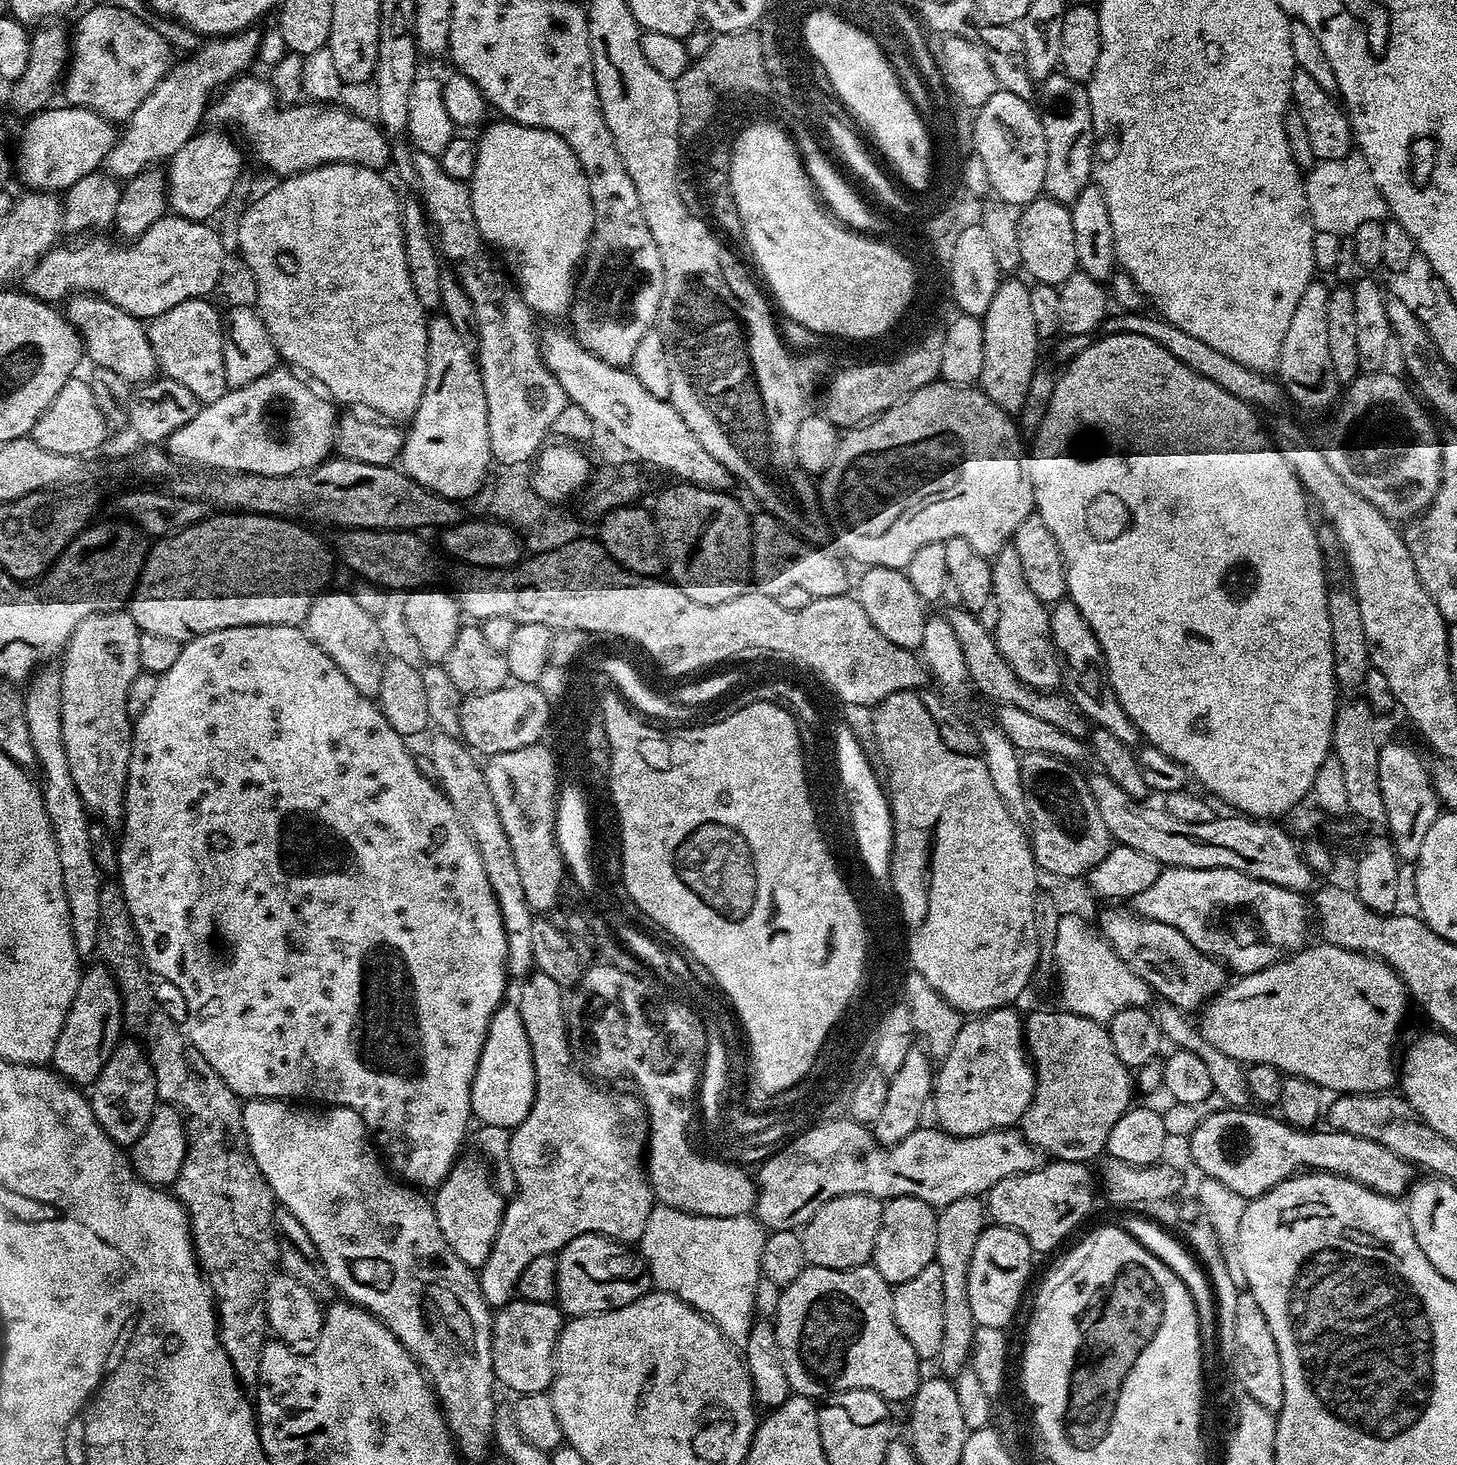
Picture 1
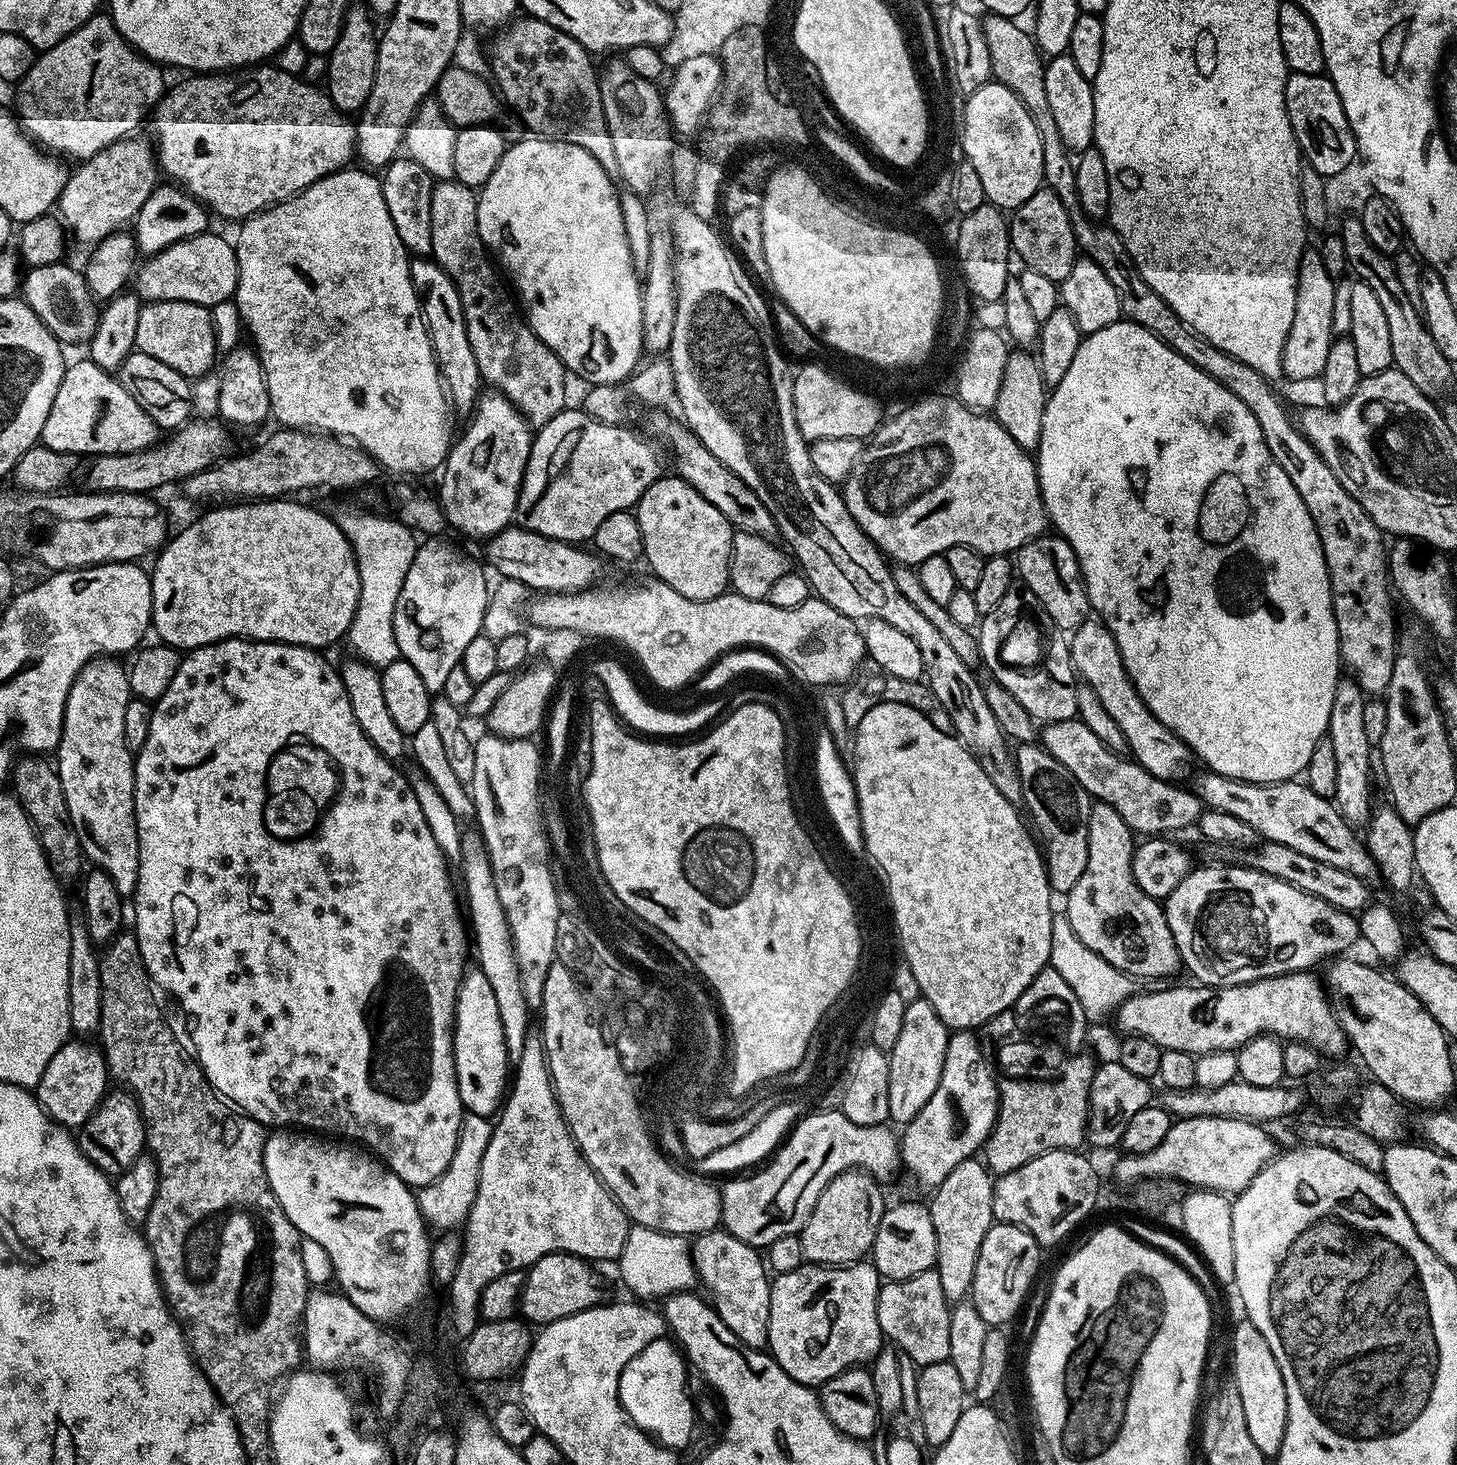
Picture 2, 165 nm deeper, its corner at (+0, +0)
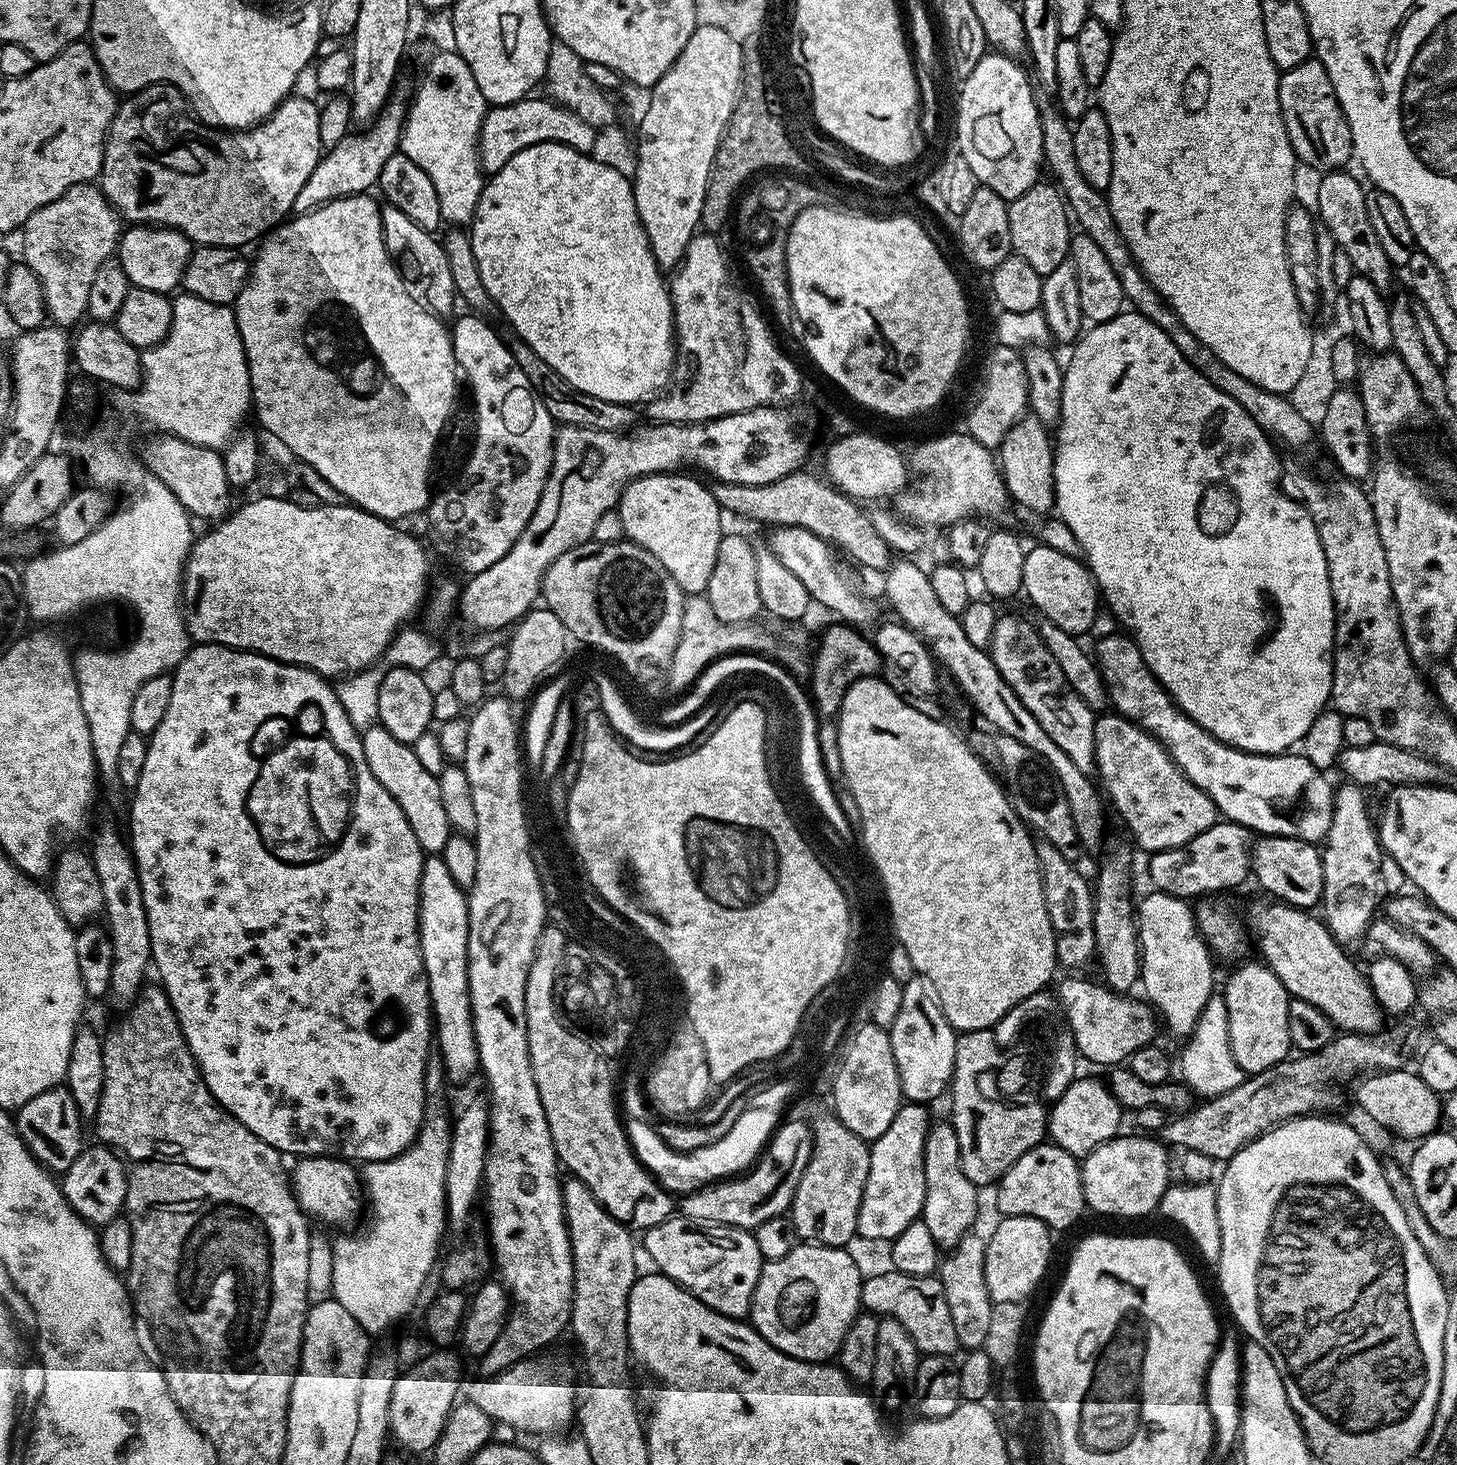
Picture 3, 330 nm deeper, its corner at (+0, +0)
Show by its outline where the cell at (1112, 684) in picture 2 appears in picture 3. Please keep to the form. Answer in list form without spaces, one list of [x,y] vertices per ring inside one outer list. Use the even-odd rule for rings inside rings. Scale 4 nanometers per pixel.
[[[1120,630],[1115,631],[1097,642],[1096,652],[1094,648],[1094,659],[1100,666],[1104,685],[1108,687],[1111,707],[1116,707],[1113,709],[1119,715],[1149,732],[1168,751],[1170,758],[1178,766],[1178,770],[1182,770],[1182,774],[1186,774],[1186,778],[1190,778],[1190,782],[1194,782],[1198,790],[1202,790],[1212,799],[1217,813],[1225,821],[1241,824],[1253,834],[1293,836],[1299,840],[1319,845],[1330,830],[1330,822],[1334,814],[1334,802],[1332,801],[1334,784],[1324,777],[1327,775],[1299,754],[1267,756],[1243,752],[1214,738],[1214,734],[1202,730],[1202,726],[1198,726],[1194,718],[1187,716],[1172,701],[1172,696],[1161,686],[1158,678],[1154,678],[1150,666],[1146,666],[1146,658],[1142,658],[1142,650],[1138,650],[1131,636]]]

